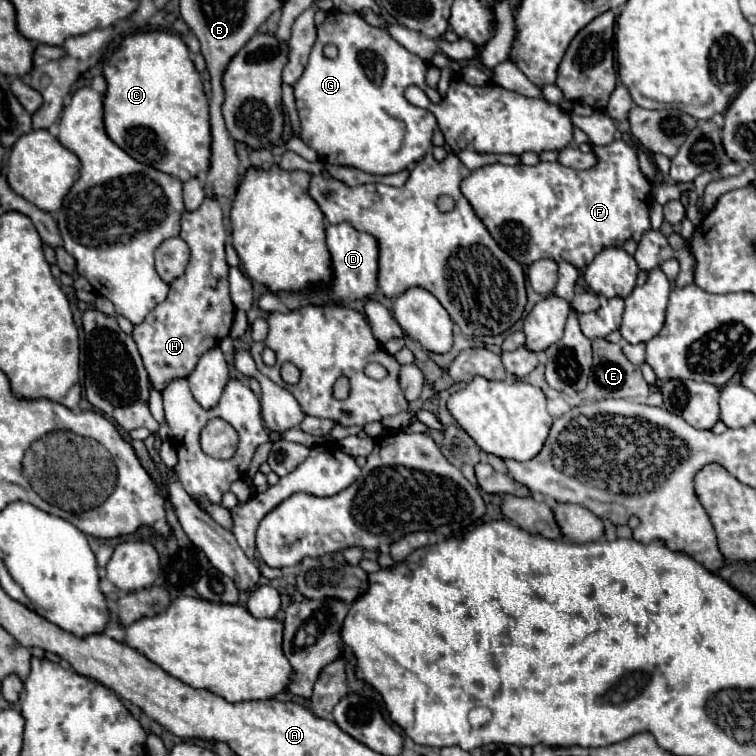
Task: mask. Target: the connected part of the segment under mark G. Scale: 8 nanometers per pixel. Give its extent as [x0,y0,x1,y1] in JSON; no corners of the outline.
[293,10,441,174]

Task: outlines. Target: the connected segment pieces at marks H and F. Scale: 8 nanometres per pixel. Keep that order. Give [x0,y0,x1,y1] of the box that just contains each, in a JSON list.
[[133,192,235,390],[461,140,651,270]]

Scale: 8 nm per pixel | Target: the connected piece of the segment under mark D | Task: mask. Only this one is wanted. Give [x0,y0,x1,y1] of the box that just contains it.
[259,222,377,312]

